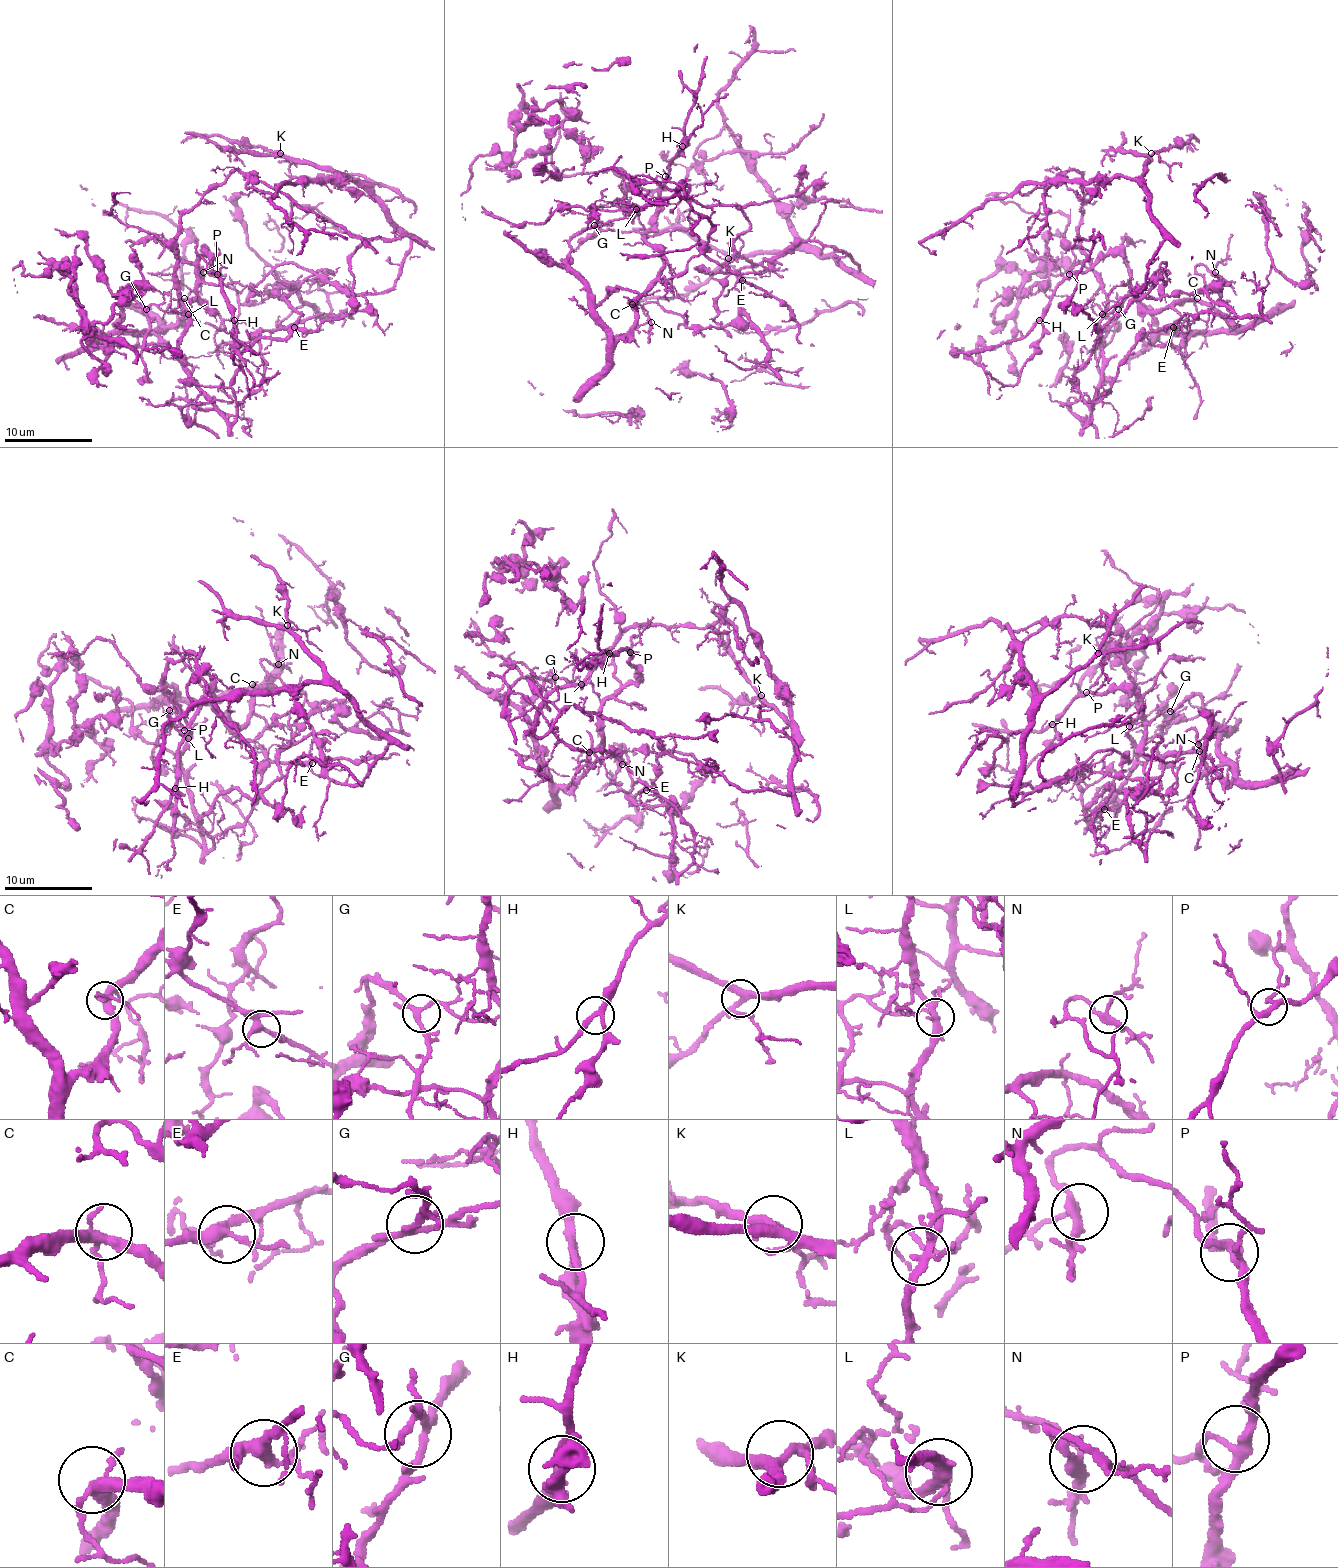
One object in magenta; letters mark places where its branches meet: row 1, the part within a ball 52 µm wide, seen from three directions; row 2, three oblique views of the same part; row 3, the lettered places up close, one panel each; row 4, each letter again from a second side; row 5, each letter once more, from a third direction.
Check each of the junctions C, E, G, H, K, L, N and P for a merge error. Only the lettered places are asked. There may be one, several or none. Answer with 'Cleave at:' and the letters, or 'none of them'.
Cleave at: L

